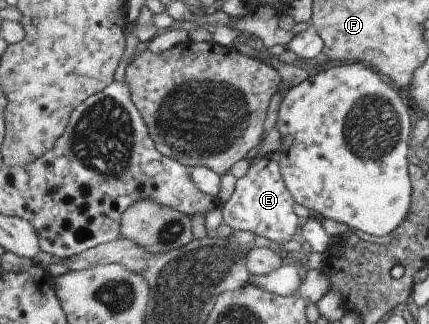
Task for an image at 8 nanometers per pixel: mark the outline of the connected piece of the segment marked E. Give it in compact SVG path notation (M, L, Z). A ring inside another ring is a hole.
M273 155L267 160L252 161L247 174L238 180L236 191L223 210L224 226L261 234L261 237L269 238L288 259L290 253L286 252L284 248L287 248L289 242L293 242L301 223L295 206L297 206L297 202L287 187L279 158ZM279 244L283 246L283 249L278 247Z

